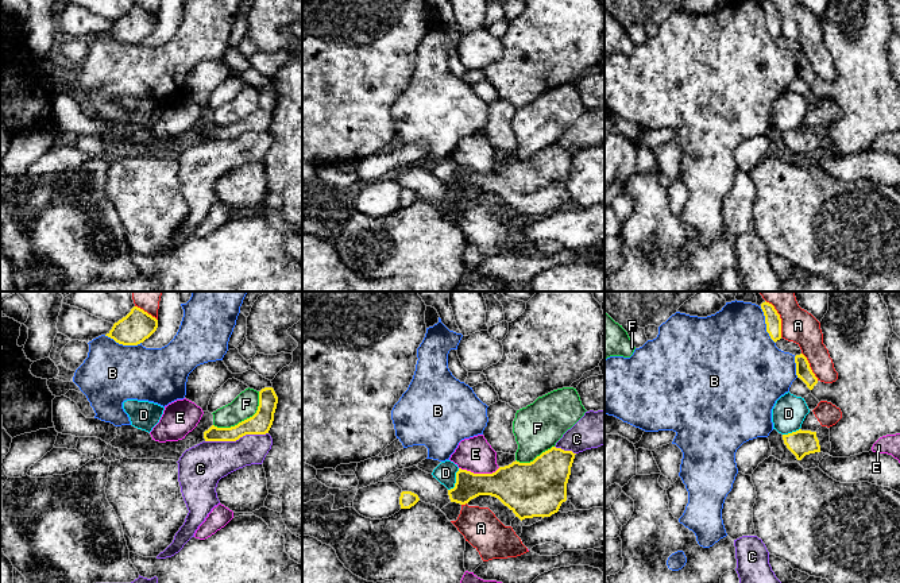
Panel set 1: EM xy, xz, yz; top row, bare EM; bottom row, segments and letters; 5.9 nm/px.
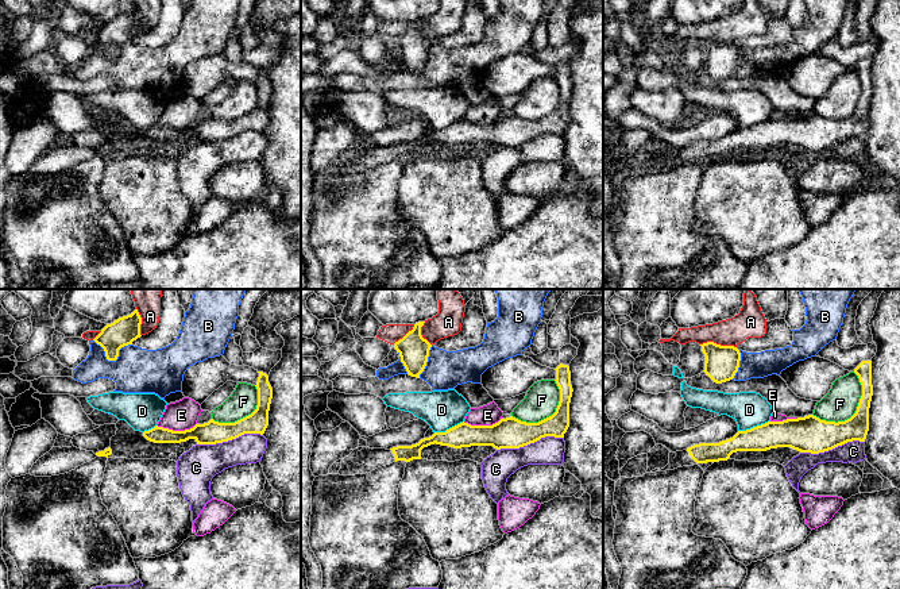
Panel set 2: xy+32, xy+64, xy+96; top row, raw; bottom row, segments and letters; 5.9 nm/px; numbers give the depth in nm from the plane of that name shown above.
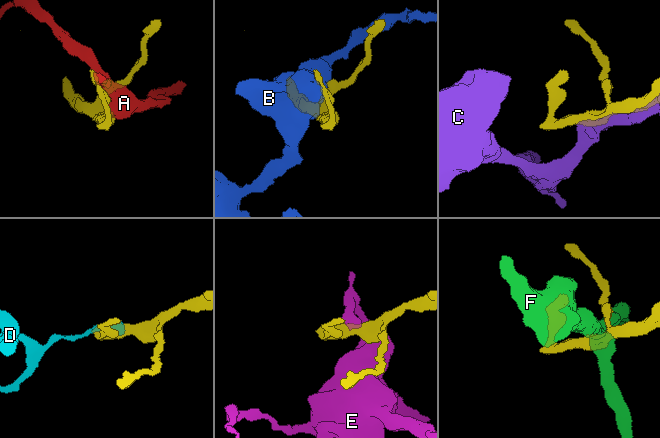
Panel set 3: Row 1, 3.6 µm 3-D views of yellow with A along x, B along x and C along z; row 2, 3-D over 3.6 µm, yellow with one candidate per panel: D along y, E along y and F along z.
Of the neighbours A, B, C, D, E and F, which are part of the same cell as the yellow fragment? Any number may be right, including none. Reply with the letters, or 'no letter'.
no letter

